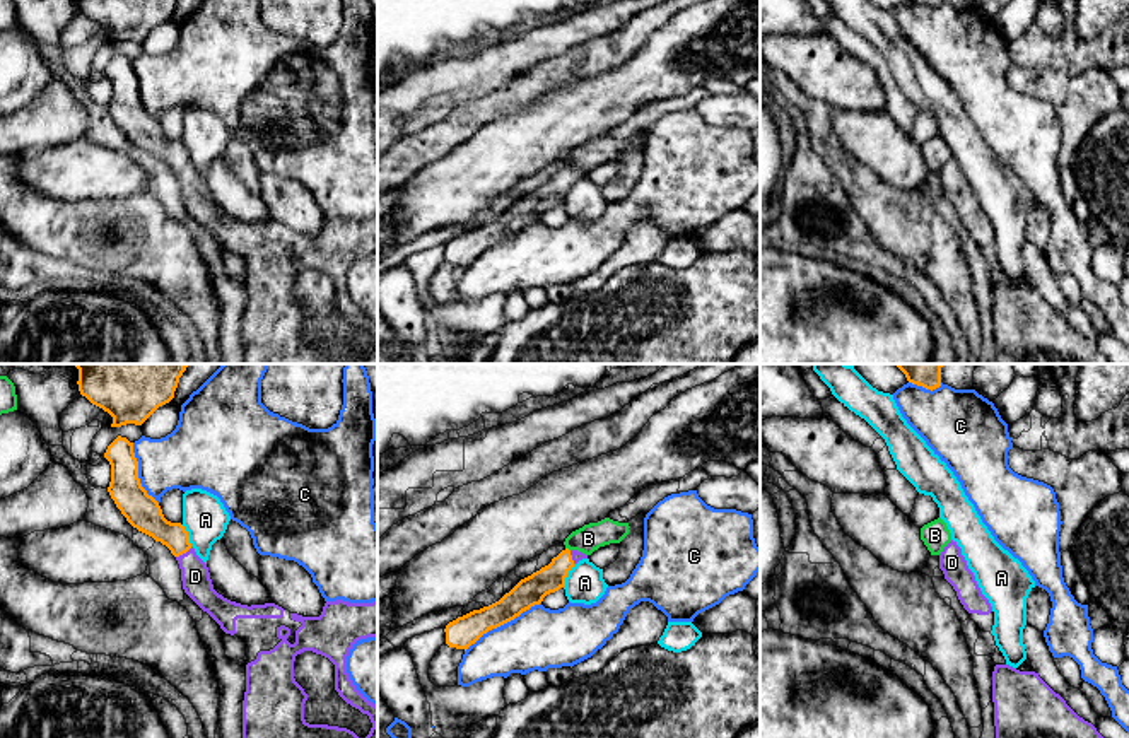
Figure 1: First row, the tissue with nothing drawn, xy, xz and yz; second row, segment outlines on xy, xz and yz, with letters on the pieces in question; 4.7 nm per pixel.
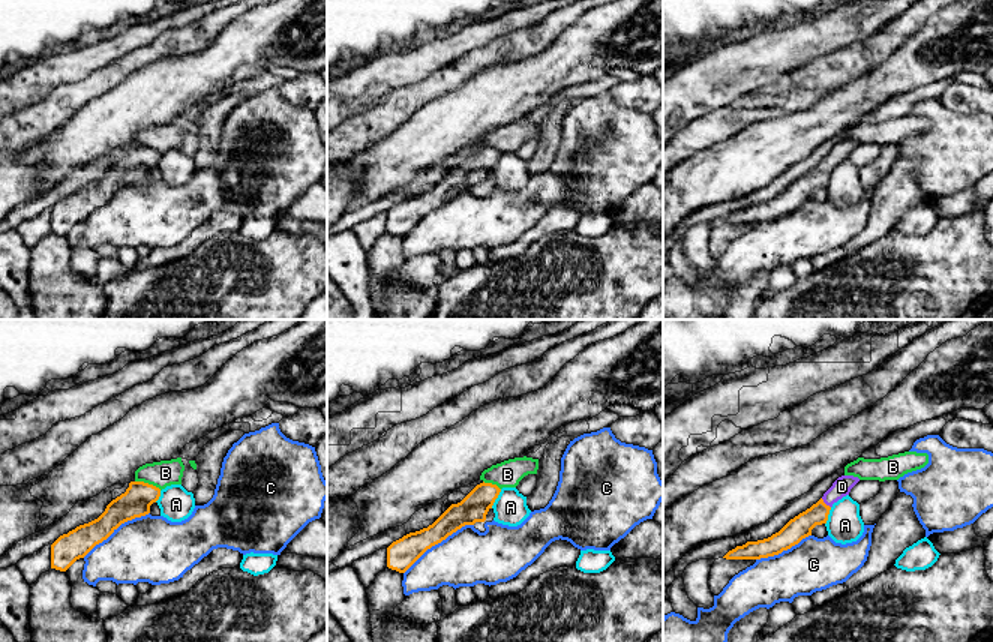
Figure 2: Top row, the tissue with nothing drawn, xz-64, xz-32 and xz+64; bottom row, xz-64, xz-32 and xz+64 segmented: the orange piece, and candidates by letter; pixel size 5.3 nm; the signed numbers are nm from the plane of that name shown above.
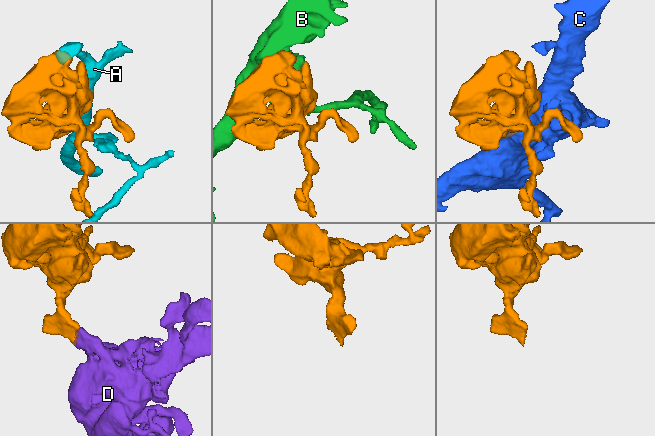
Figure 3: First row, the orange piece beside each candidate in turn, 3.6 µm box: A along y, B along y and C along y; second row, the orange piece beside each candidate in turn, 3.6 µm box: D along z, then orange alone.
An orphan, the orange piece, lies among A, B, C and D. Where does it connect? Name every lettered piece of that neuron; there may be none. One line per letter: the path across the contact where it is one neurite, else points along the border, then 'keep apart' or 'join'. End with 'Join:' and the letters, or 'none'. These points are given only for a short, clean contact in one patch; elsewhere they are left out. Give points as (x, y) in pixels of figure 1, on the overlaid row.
A: keep apart
B: keep apart
C: keep apart
D: runs through xy (146, 515), (183, 552), (195, 576); join
Join: D

